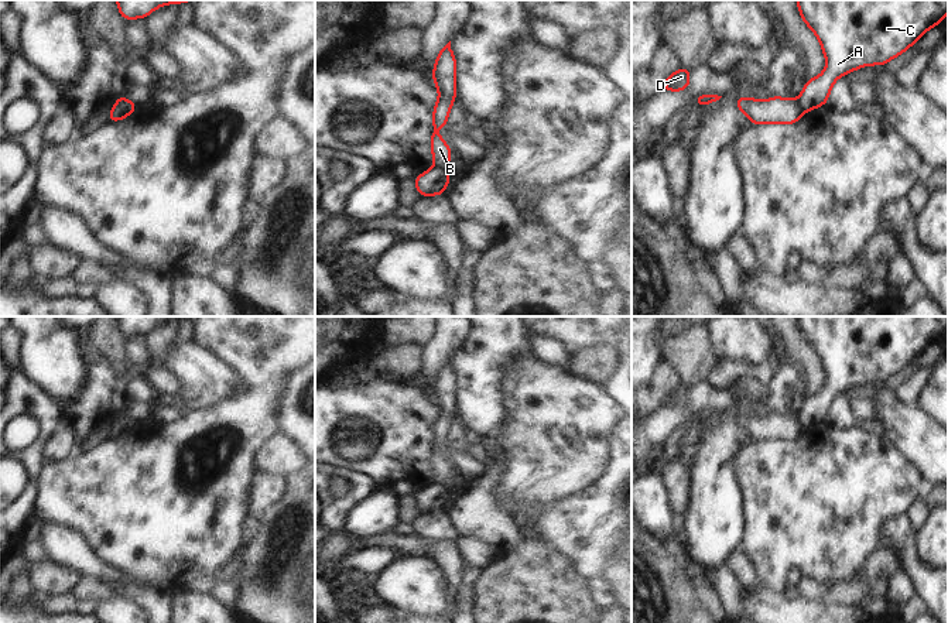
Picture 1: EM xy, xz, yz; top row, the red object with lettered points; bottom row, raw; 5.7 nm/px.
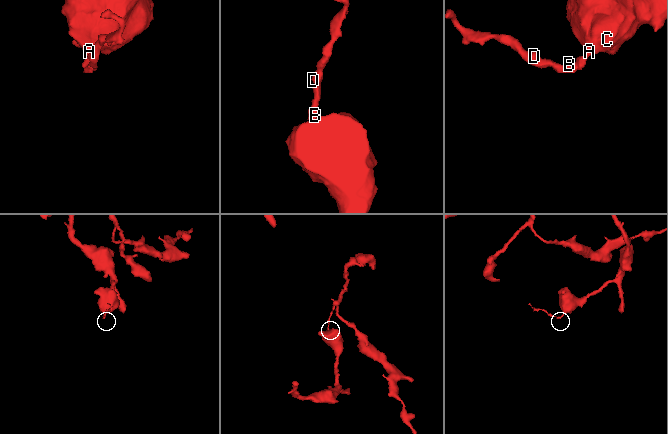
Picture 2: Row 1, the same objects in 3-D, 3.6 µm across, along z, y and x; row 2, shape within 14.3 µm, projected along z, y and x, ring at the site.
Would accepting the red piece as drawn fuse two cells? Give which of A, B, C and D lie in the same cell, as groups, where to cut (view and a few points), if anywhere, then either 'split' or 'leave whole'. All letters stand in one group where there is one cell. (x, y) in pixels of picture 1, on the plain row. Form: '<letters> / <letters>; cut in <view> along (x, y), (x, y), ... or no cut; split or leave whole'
A C / B D; cut in yz along (797, 416), (804, 427); split

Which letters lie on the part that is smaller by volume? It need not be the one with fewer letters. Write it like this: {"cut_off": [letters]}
{"cut_off": ["B", "D"]}

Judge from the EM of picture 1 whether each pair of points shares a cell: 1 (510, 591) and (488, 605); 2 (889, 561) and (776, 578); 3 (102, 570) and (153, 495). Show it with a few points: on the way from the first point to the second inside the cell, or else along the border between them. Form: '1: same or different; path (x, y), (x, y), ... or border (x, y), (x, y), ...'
1: same; path (505, 596), (493, 605)
2: different; border (882, 544), (872, 554), (869, 562), (852, 578)
3: different; border (82, 540), (99, 560), (134, 578)

